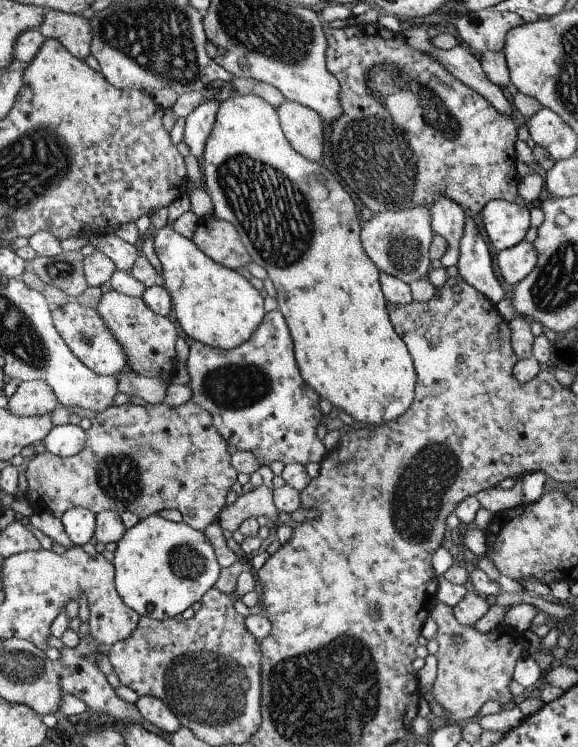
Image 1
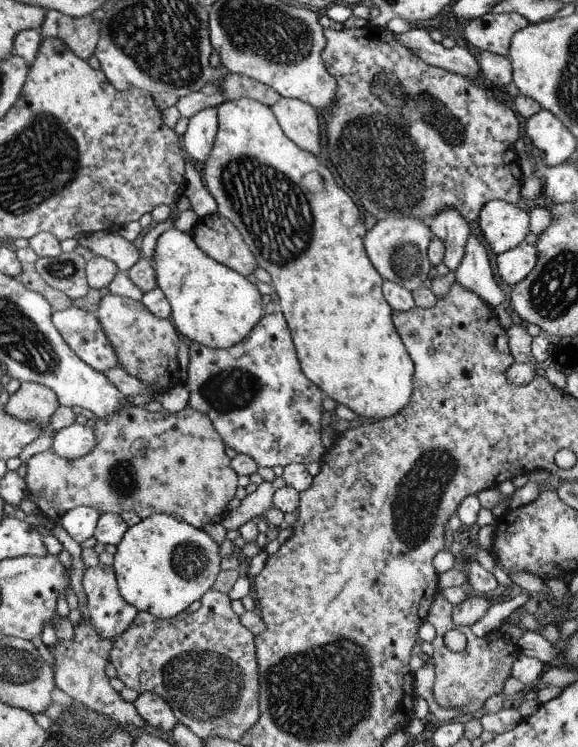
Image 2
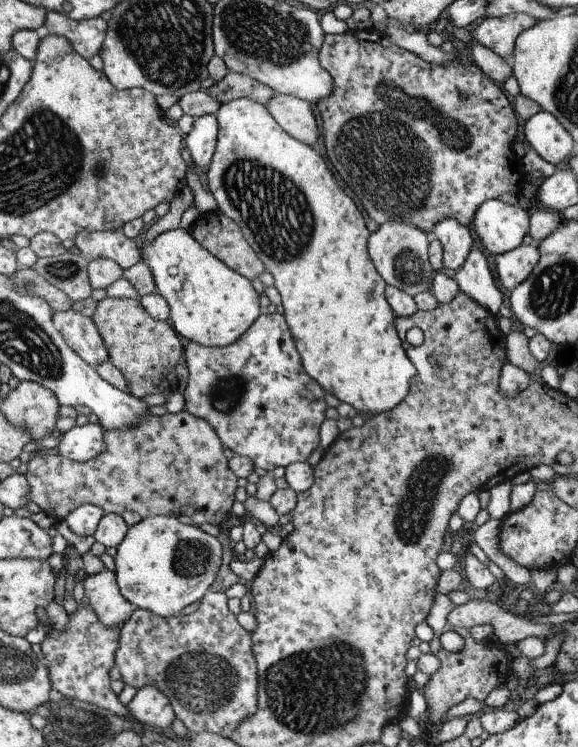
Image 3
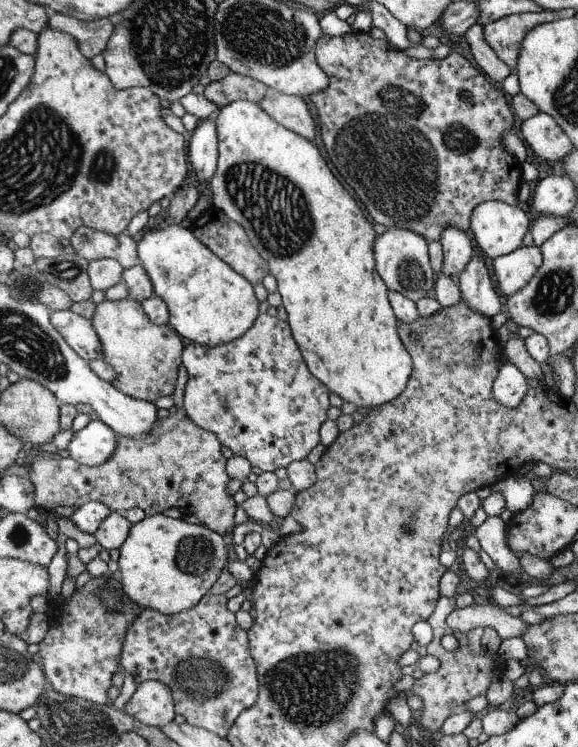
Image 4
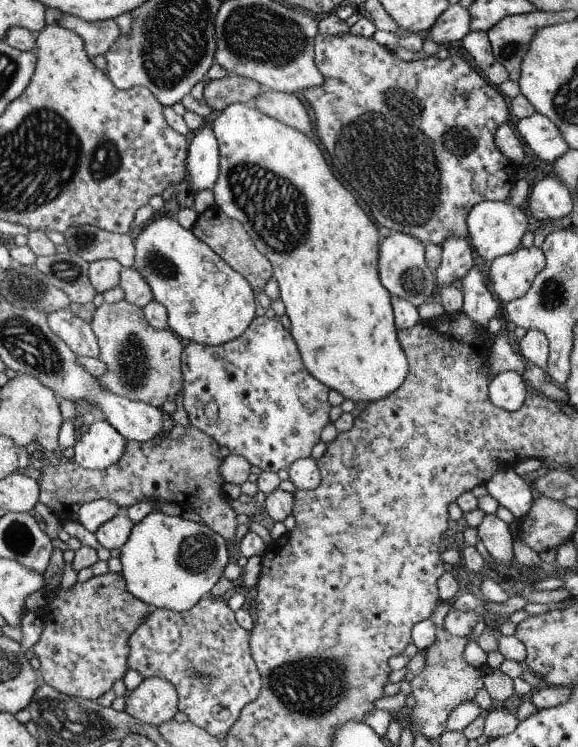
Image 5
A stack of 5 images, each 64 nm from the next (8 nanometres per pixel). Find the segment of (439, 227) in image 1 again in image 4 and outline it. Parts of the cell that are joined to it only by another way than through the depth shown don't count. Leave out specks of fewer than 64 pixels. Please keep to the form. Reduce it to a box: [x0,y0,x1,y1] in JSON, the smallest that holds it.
[439,226,473,276]

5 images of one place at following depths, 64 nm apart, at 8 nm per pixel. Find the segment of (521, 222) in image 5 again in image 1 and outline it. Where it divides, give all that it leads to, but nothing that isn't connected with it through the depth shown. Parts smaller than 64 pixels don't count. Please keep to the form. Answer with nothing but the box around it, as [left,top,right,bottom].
[480,199,530,250]

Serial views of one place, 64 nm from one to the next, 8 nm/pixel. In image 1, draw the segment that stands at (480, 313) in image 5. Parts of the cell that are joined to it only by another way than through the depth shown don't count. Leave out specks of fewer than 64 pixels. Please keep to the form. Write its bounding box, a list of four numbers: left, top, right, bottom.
[457,216,503,305]

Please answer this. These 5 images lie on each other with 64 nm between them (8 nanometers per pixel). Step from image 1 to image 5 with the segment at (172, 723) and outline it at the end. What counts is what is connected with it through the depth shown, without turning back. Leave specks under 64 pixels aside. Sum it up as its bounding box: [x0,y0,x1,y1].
[124,678,176,727]

